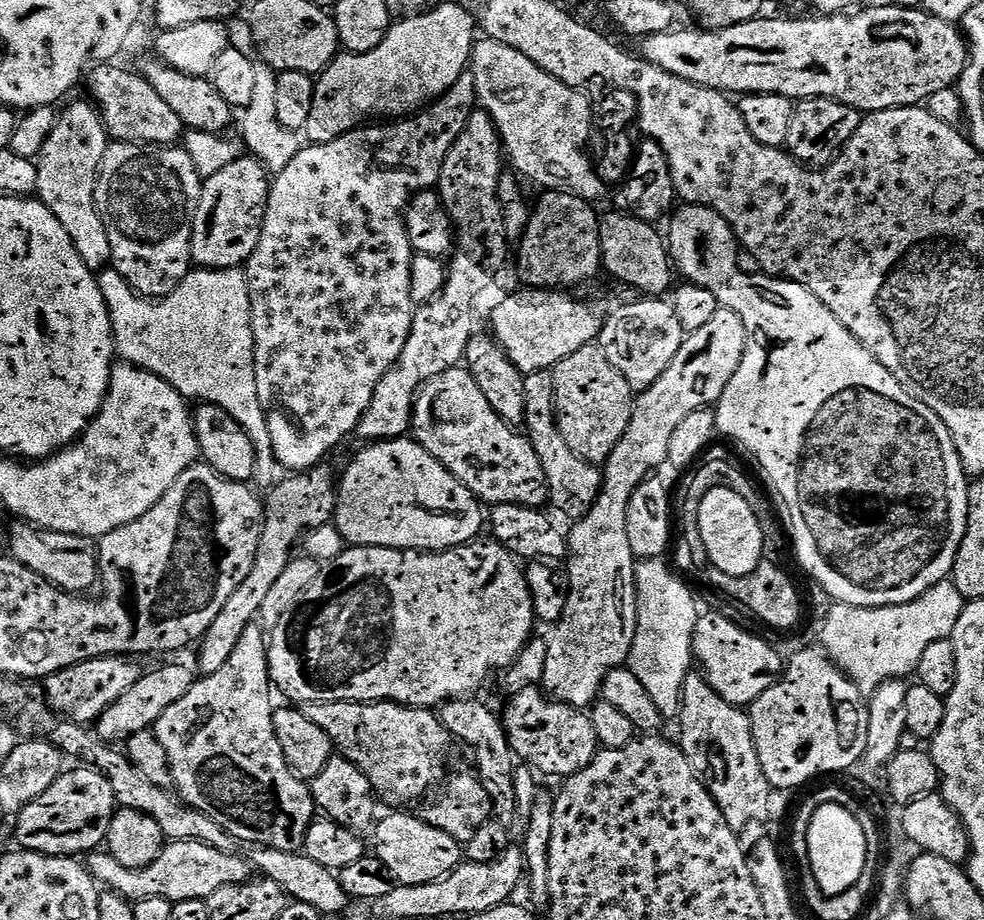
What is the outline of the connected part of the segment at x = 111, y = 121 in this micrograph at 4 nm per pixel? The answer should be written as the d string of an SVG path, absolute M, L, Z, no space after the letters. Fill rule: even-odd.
M109 62L93 67L87 77L88 88L93 96L91 99L109 137L122 144L175 145L186 132L178 114L174 114L169 103L154 90L154 86L150 86L150 82L144 80L139 71L127 72L124 68L115 68L116 66Z

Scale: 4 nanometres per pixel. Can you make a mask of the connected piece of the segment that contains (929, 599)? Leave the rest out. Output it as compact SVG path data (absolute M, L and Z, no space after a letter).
M951 579L935 584L914 602L898 606L855 608L833 603L820 632L820 640L824 643L822 652L863 693L875 693L888 681L911 677L922 654L926 654L926 646L951 637L965 603L964 596Z

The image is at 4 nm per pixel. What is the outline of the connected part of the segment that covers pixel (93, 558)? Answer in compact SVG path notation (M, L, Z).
M16 522L8 536L8 542L12 546L12 559L34 570L34 574L46 578L46 582L62 589L63 592L88 594L95 584L97 587L100 580L100 562L98 544L93 537L49 532L47 528L37 528L35 524Z

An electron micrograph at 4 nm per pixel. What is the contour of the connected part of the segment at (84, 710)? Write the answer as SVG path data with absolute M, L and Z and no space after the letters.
M107 656L103 660L87 660L82 664L75 664L73 668L65 668L63 672L56 672L47 677L49 700L47 703L51 711L56 714L61 712L64 715L61 717L74 724L88 726L99 721L102 713L111 704L118 702L140 679L141 669L136 669L132 664L135 663L128 658Z

